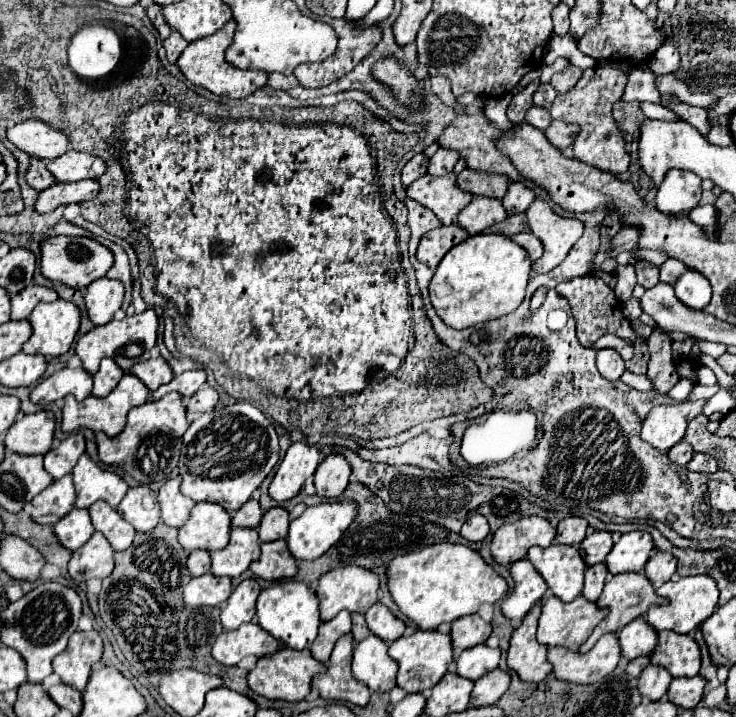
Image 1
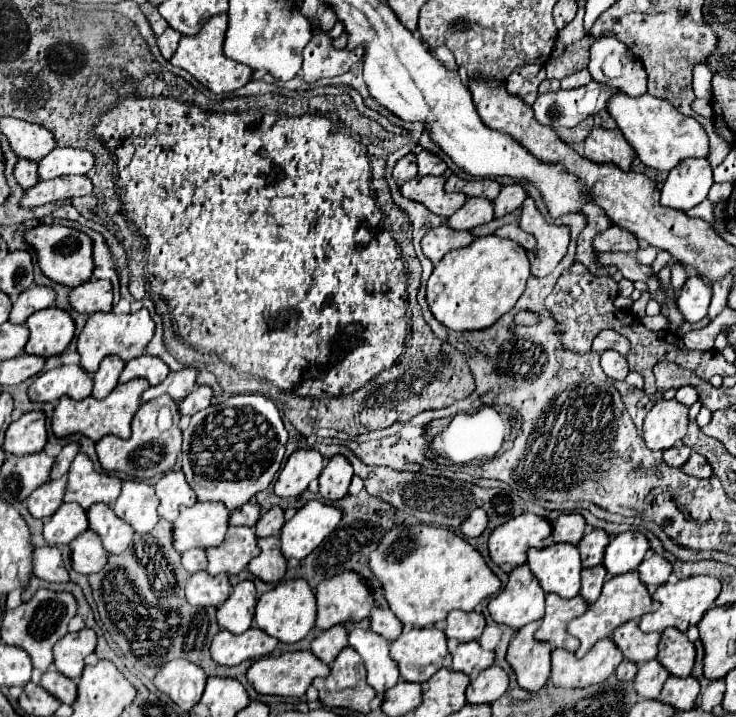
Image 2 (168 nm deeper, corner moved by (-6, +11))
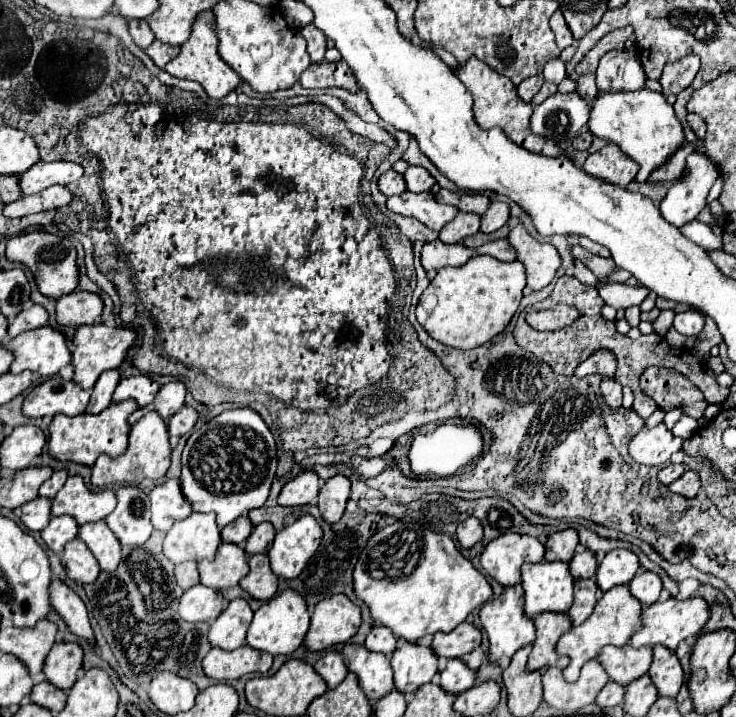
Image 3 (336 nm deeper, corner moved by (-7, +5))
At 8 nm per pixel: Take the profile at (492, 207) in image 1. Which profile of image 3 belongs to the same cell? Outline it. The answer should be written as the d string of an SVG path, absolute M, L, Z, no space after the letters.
M460 211L448 225L444 225L438 239L444 243L460 243L464 237L470 237L480 231L480 221L482 221L480 215Z

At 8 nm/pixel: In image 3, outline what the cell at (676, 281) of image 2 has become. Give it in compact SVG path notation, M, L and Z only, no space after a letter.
M673 310L661 311L658 318L653 323L654 332L664 337L668 330L672 327L675 312Z

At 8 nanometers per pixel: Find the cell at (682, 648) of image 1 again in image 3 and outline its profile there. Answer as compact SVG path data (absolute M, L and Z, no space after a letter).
M662 645L654 647L654 661L648 675L652 677L658 693L670 695L670 697L678 695L684 681L684 671L682 671L678 655Z

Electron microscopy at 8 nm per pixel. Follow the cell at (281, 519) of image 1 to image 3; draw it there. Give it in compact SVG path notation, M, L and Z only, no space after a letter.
M260 523L254 527L252 535L248 537L248 541L244 543L244 549L248 555L254 555L254 553L266 553L270 549L270 543L274 541L274 525L272 523Z

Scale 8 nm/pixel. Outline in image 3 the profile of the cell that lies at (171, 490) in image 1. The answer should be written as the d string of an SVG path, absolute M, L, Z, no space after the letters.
M166 479L164 483L156 485L150 491L150 503L152 503L152 525L154 529L168 531L174 521L186 519L192 513L190 503L186 503L180 481L178 479Z

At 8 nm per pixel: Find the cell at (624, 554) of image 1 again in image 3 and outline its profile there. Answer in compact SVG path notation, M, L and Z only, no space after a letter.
M614 549L604 555L596 571L596 583L602 591L612 589L614 585L630 583L636 571L640 569L638 557L630 549Z

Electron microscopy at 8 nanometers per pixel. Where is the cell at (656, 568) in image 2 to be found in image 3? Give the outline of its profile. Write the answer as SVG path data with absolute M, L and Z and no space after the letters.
M640 571L632 581L630 581L630 593L646 607L658 601L662 591L662 579L654 571Z

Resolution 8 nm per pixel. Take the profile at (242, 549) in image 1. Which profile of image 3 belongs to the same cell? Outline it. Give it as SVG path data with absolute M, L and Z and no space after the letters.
M222 543L214 561L200 561L200 583L212 589L228 589L248 575L248 553L234 543Z

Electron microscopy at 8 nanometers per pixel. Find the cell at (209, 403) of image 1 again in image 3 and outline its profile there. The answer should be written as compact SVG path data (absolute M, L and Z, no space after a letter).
M184 405L184 407L170 419L170 425L168 425L170 435L182 437L182 435L190 433L192 427L194 427L194 423L196 423L196 419L198 419L198 411L196 411L194 407Z

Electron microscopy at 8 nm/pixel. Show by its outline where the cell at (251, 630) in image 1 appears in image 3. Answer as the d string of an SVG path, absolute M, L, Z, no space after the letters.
M212 647L202 661L206 675L212 679L232 681L248 673L266 673L272 667L272 655L264 651L254 651L254 647L238 647L234 651L222 651Z

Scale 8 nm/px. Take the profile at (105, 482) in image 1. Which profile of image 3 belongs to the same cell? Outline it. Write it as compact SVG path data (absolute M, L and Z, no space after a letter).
M80 475L68 477L66 485L52 499L52 515L74 515L78 525L100 521L116 507L116 495L110 489L90 491Z

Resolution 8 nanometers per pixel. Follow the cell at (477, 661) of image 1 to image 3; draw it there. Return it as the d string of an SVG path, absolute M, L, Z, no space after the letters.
M450 659L446 669L440 673L440 685L450 693L462 693L476 685L476 671L462 659Z

